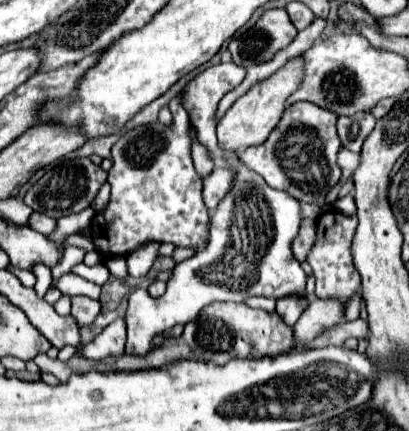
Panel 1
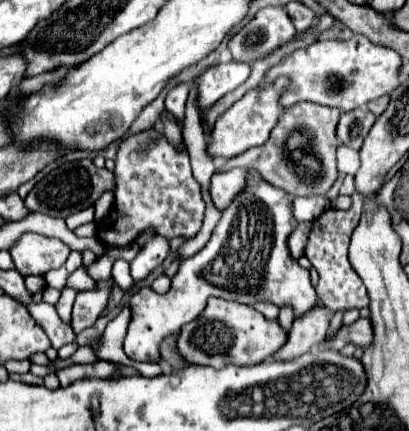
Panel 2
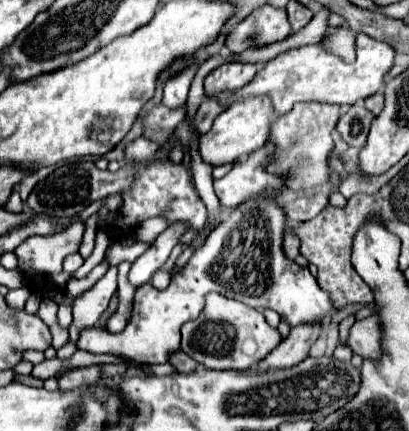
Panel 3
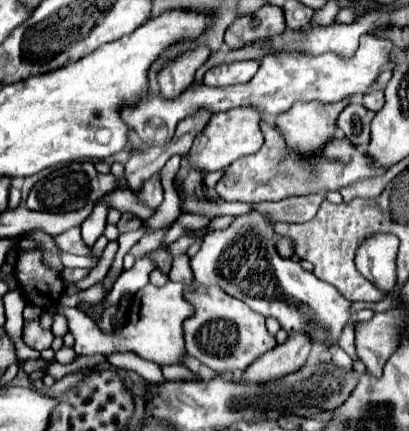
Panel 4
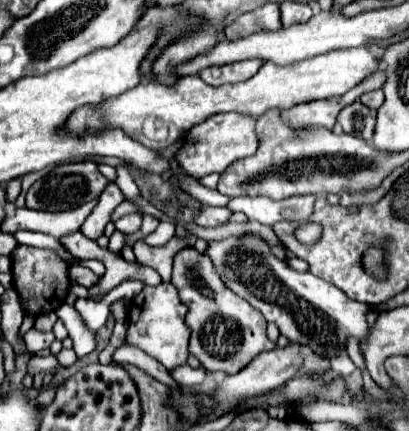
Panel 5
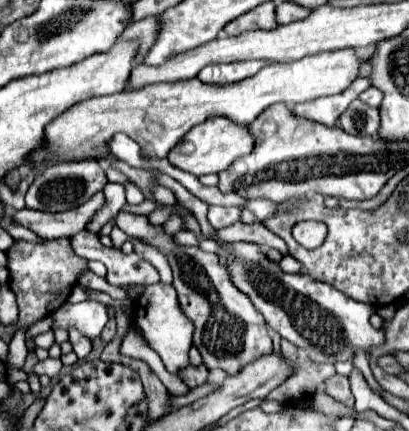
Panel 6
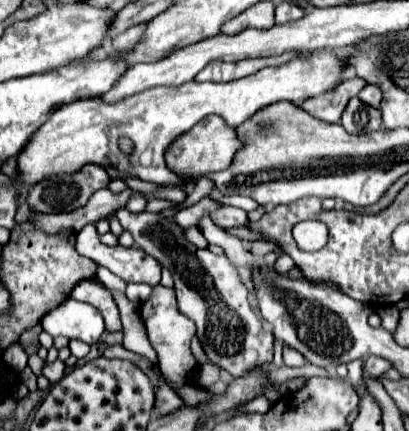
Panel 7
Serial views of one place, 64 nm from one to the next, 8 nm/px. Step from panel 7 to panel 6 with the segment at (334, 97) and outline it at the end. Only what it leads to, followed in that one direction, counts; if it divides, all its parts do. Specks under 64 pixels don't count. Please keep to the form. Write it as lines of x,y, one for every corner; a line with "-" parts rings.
356,78
344,92
334,94
334,96
324,96
324,98
316,98
312,102
304,102
304,104
296,104
294,110
296,114
326,124
326,126
334,126
336,120
340,118
340,114
348,108
348,104
358,98
360,92
364,92
364,88
370,88
370,80
368,78

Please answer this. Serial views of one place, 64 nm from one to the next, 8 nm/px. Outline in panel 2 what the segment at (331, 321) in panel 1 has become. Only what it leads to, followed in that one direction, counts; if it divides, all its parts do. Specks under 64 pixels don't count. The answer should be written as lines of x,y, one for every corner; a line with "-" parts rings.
324,306
308,312
308,316
300,318
300,320
294,320
294,326
288,334
288,342
272,358
276,362
290,362
290,360
306,354
310,350
310,346
314,346
316,342
322,342
326,338
328,322
330,322
330,312

